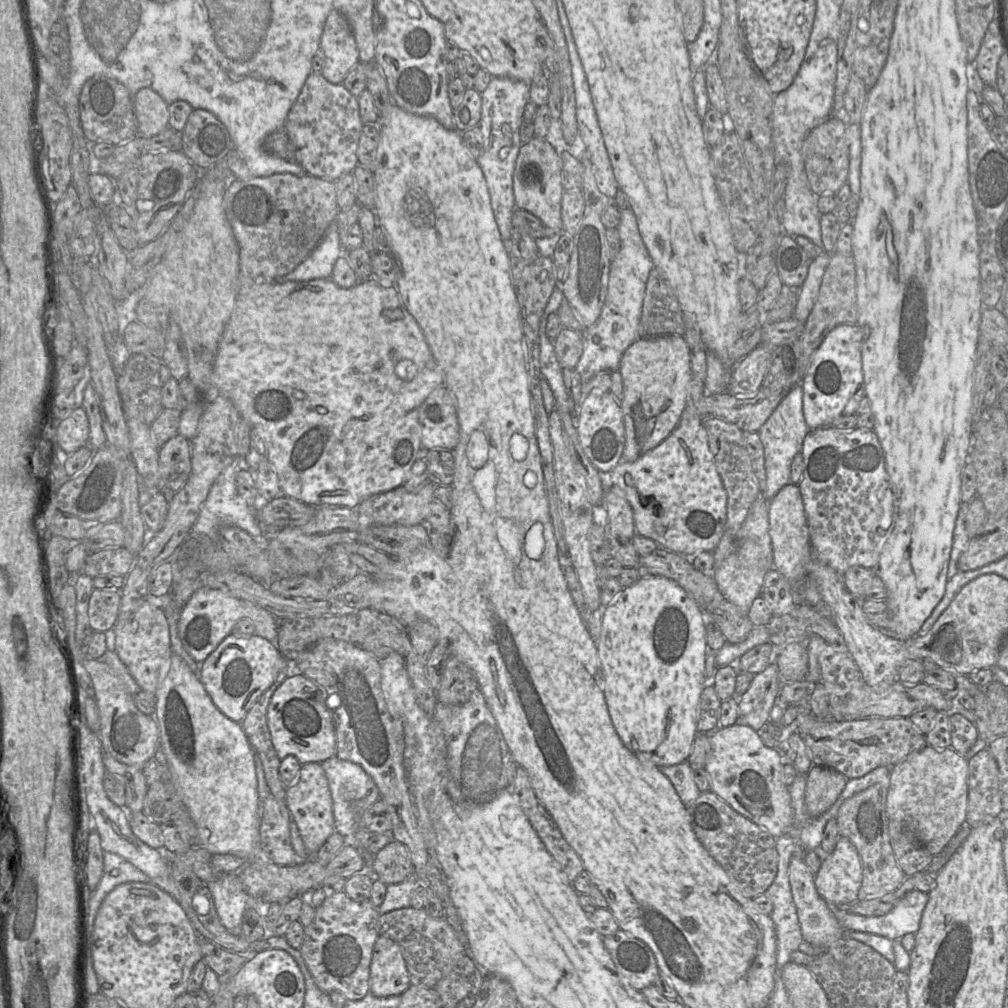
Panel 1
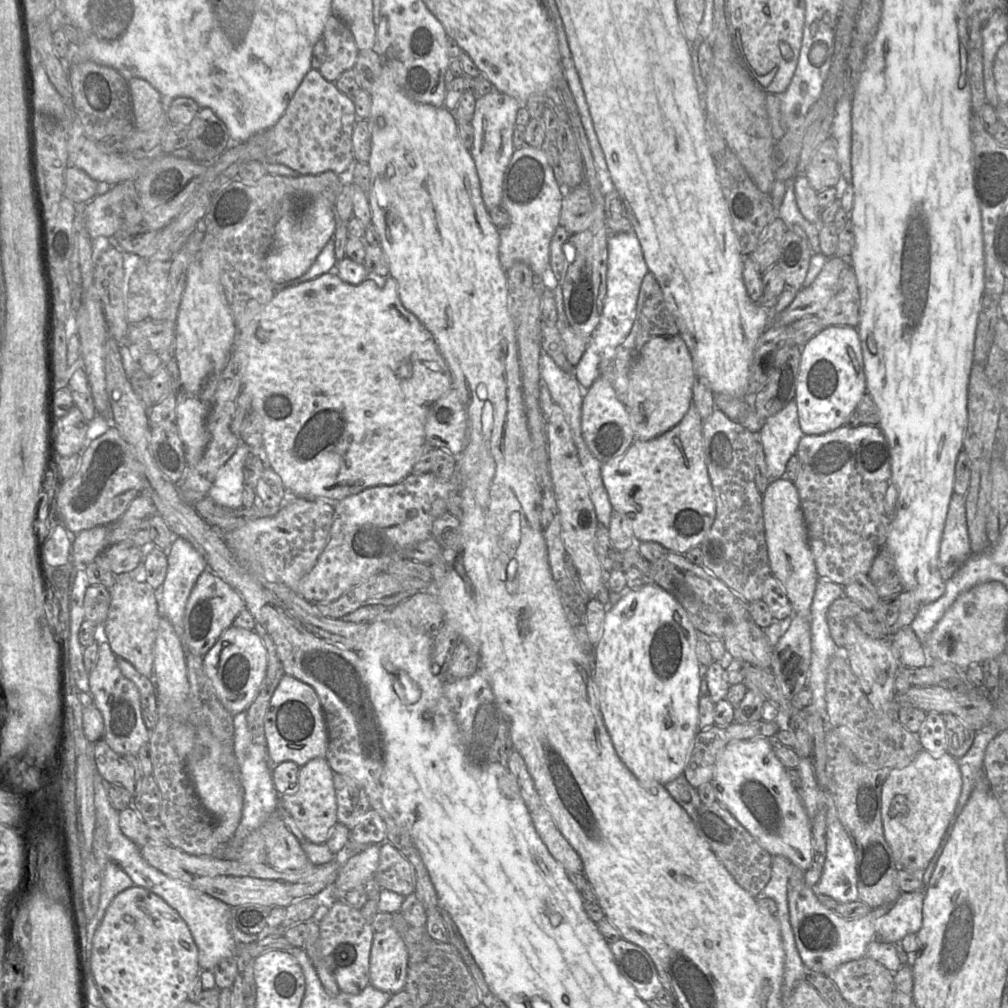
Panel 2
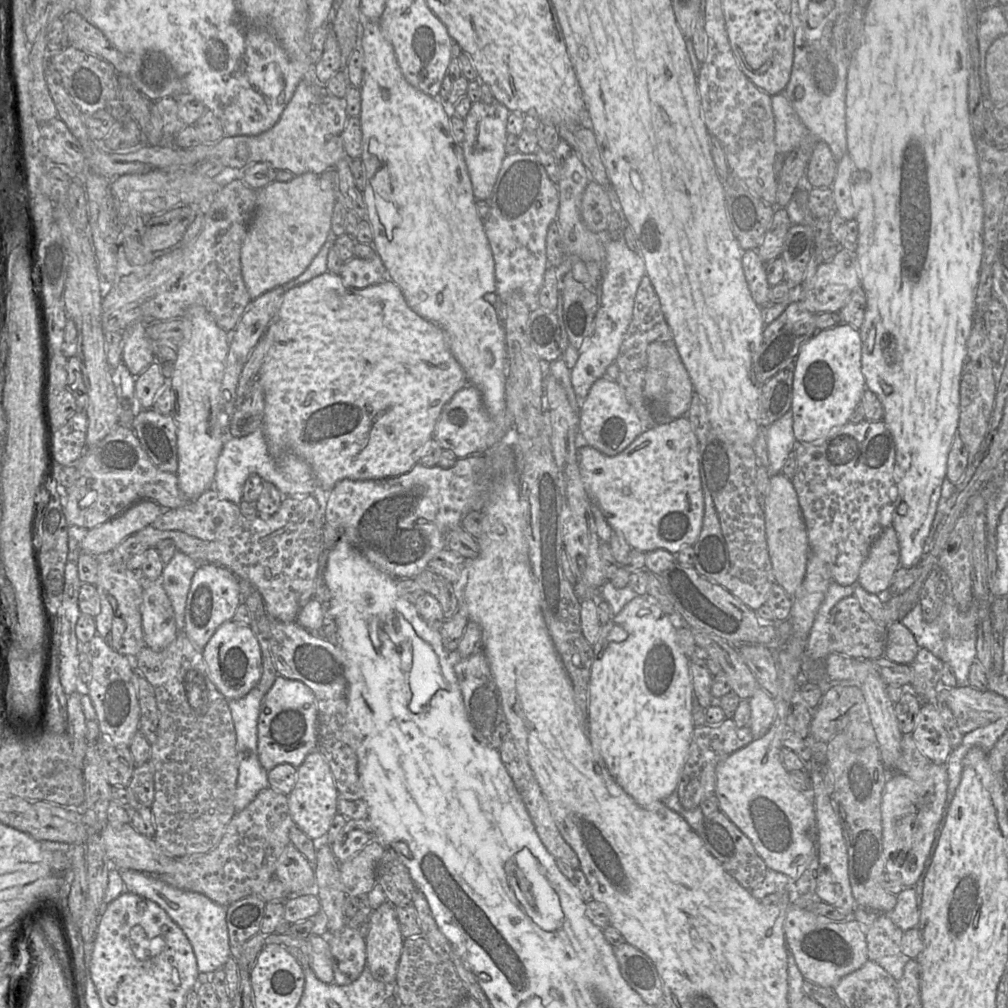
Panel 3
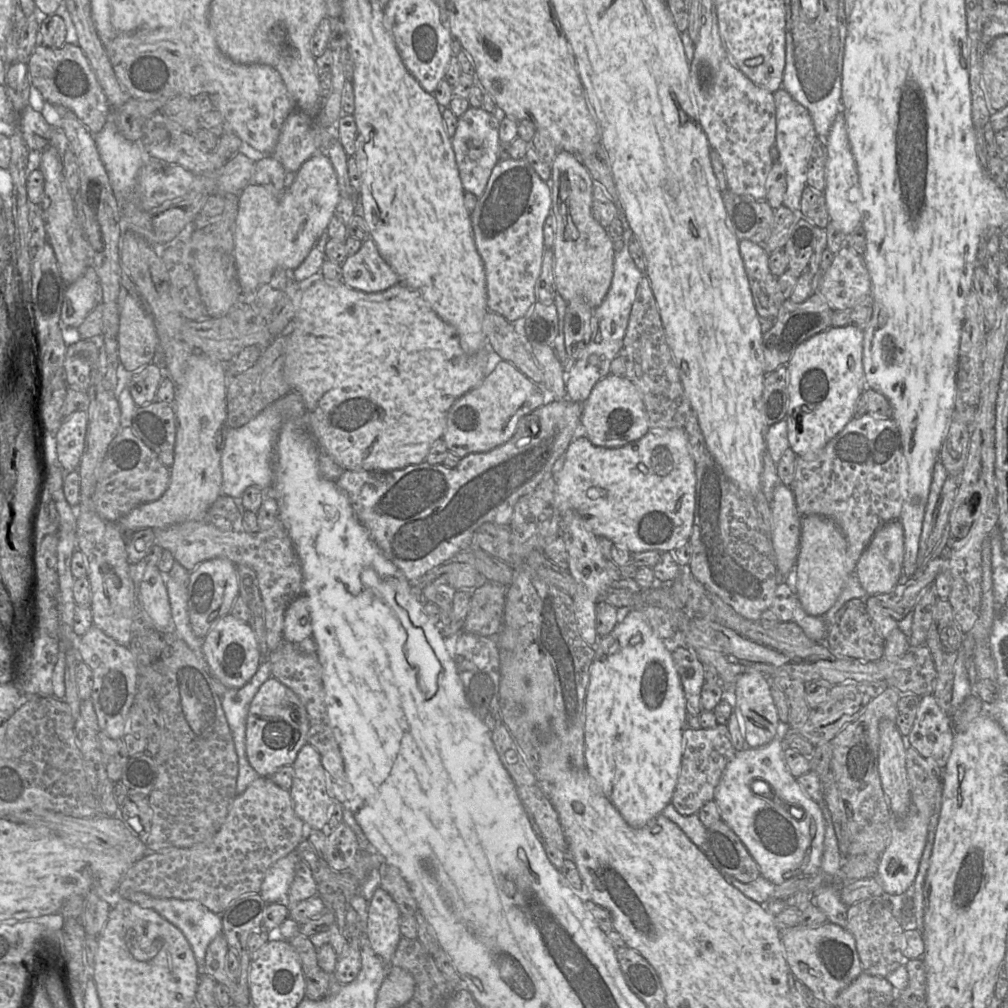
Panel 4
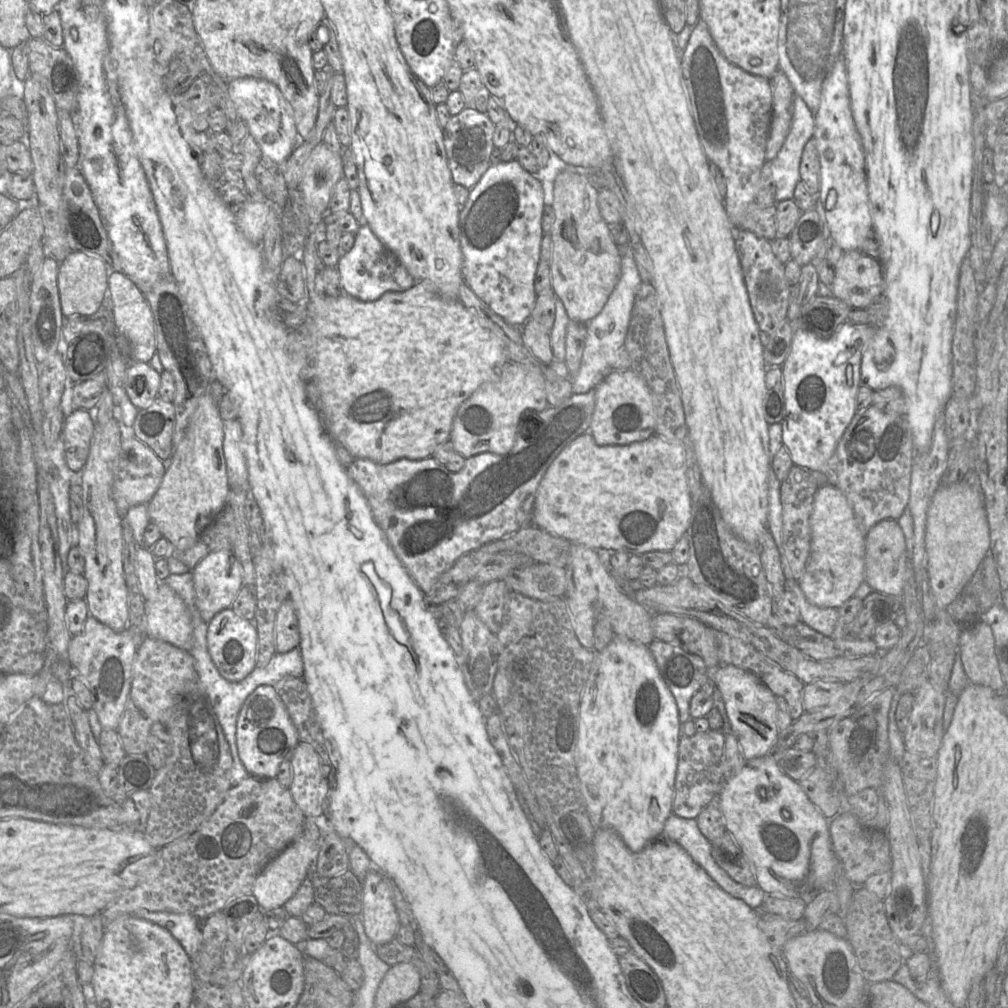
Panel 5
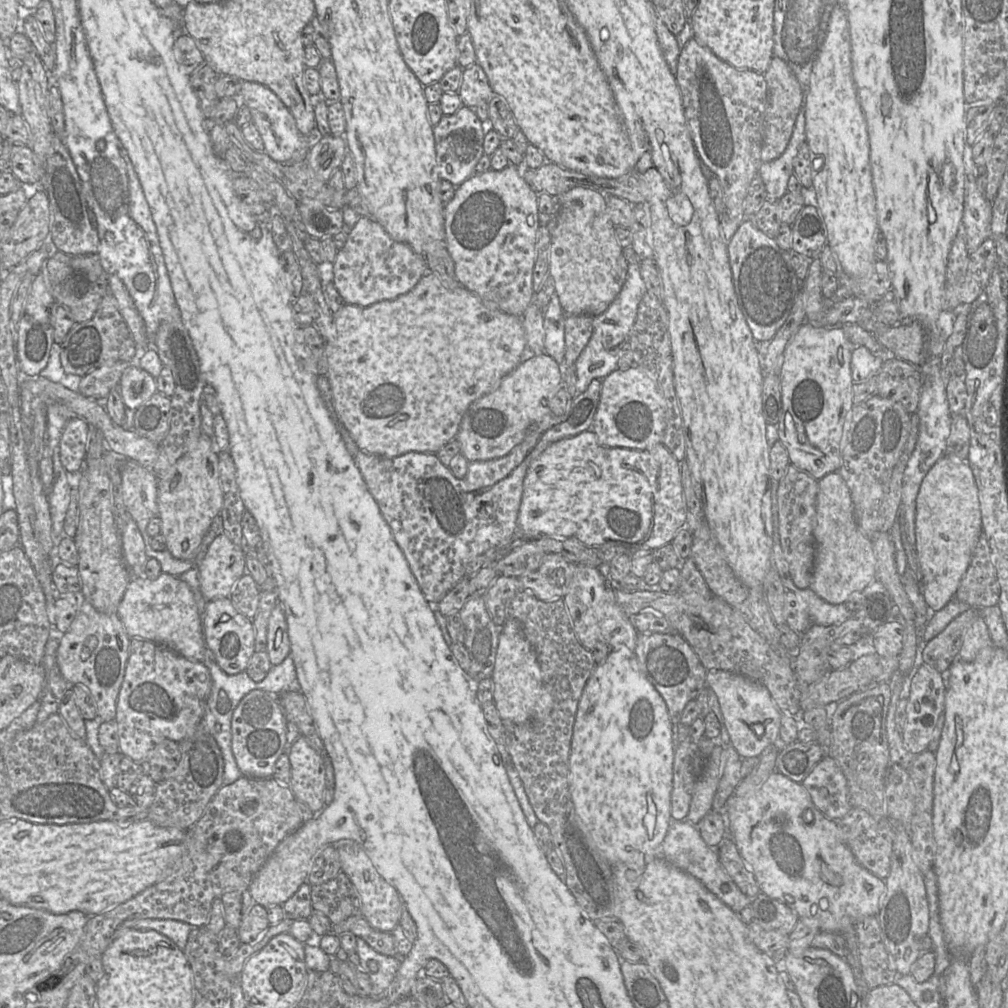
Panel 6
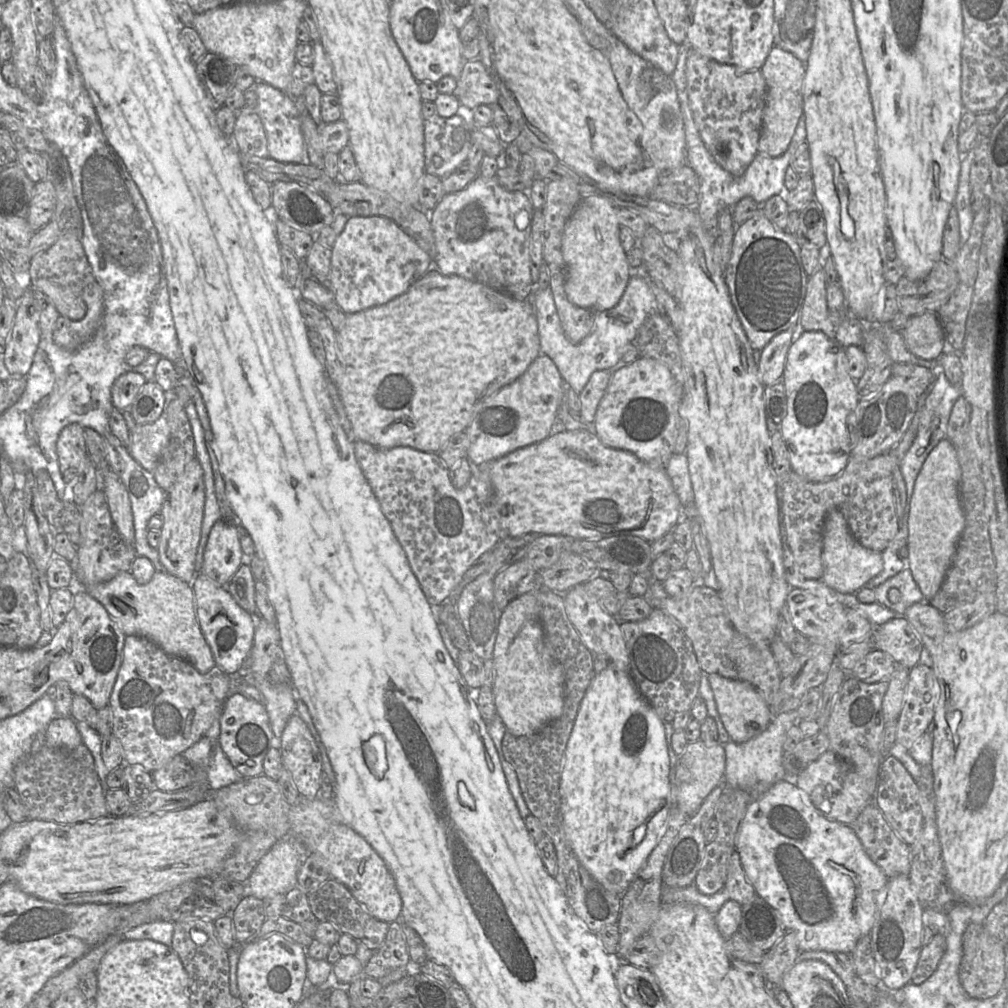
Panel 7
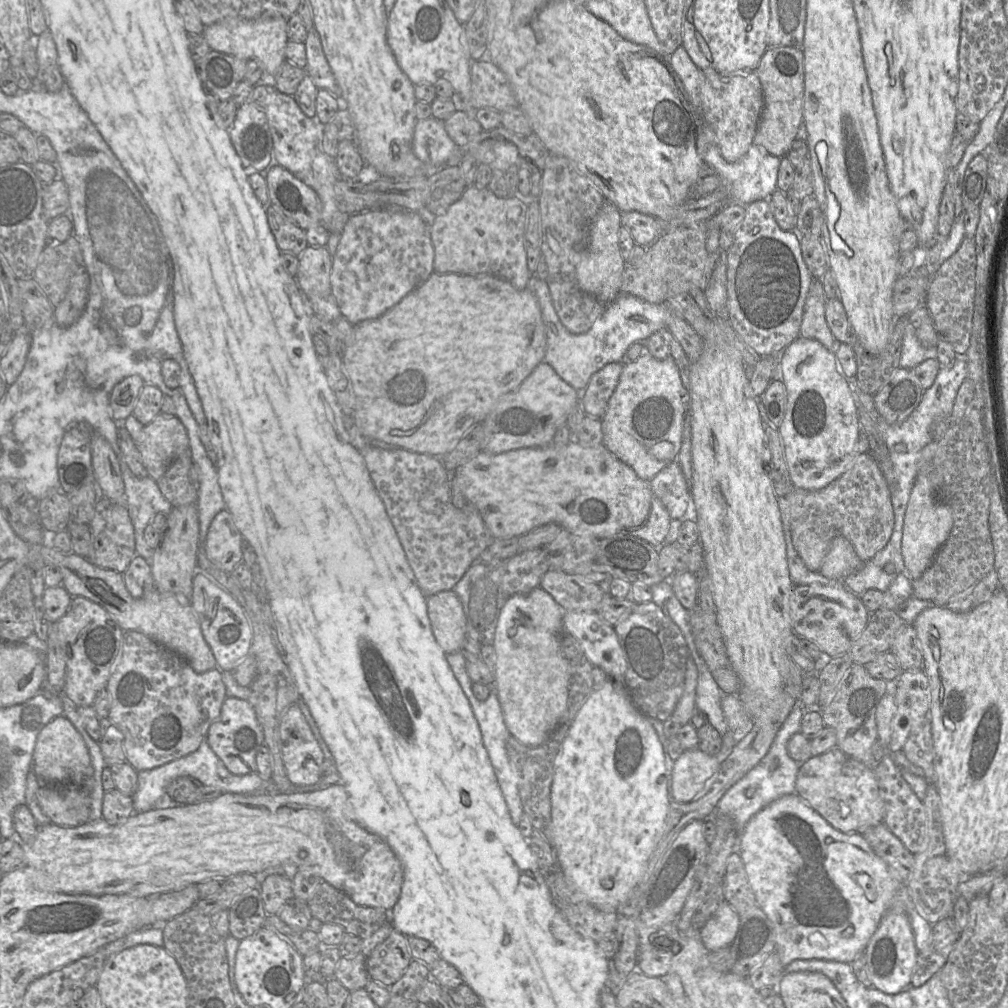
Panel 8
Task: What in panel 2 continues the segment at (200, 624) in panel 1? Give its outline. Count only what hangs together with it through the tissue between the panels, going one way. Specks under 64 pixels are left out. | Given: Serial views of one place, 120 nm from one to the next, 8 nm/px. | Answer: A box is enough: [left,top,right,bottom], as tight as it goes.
[184,569,244,657]

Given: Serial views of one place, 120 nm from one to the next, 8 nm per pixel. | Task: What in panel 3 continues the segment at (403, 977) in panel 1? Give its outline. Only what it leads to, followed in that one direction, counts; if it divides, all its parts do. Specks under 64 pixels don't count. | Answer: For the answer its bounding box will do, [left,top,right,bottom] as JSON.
[365,901,404,985]

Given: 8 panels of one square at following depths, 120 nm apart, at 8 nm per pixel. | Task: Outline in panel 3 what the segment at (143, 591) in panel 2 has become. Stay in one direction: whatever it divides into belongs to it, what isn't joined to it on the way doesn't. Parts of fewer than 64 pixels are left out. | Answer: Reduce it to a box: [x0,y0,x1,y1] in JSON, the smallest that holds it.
[95,552,146,658]

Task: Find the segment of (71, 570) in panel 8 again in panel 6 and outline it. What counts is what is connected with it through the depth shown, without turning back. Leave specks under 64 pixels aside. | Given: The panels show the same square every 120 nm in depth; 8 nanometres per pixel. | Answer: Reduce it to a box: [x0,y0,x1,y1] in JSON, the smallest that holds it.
[117,572,207,663]

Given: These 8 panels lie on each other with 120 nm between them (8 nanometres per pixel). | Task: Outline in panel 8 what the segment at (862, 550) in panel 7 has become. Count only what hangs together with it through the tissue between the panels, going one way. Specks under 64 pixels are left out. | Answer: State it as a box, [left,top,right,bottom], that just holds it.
[820,536,865,580]

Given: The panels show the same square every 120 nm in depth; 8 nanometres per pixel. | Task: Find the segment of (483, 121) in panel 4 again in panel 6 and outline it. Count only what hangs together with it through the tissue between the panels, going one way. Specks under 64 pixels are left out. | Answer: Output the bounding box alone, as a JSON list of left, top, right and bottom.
[433,105,489,187]

